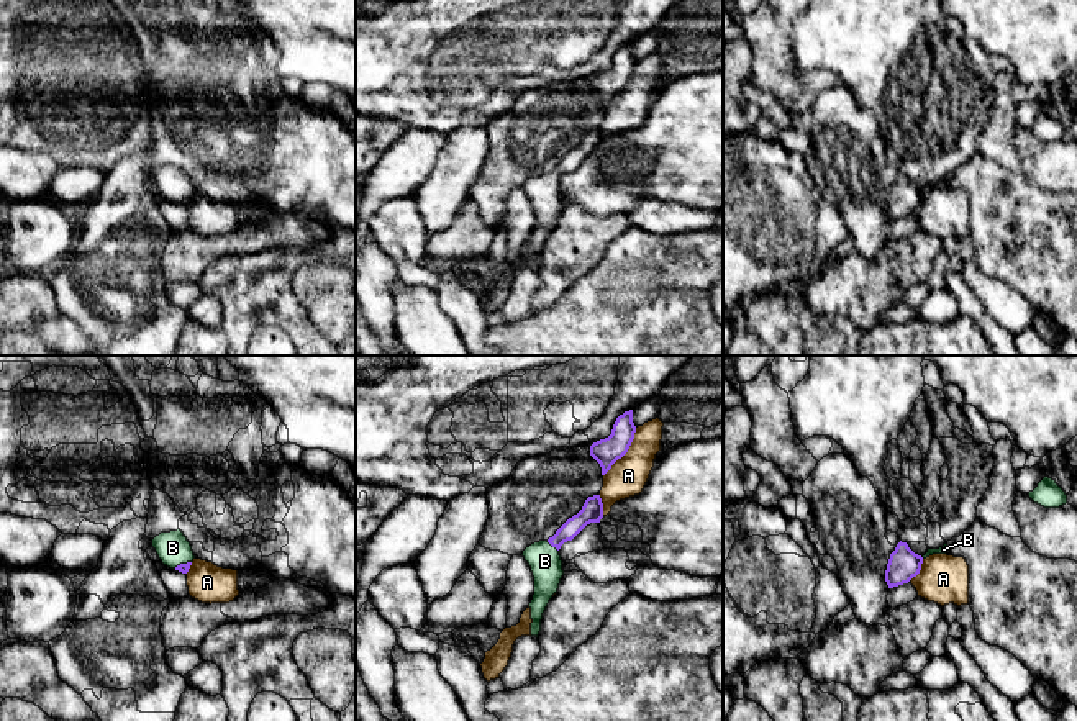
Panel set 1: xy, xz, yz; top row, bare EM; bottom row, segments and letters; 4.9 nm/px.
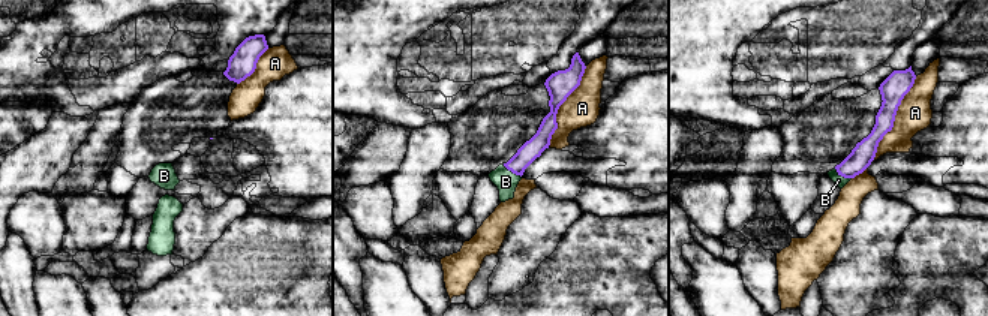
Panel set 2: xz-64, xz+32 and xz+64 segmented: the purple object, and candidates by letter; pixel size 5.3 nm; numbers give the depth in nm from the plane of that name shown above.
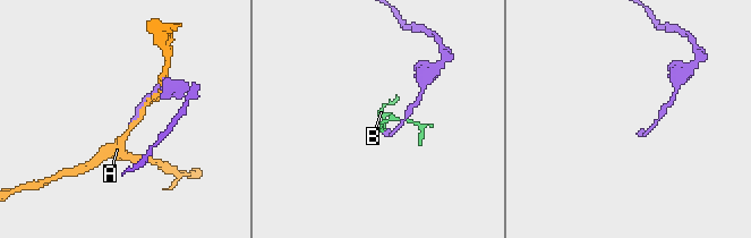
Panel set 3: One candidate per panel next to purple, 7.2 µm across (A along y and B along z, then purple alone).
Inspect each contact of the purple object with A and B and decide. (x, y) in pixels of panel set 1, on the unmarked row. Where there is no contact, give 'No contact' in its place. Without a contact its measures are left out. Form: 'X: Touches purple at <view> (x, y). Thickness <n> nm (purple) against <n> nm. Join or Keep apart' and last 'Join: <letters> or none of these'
A: Touches purple at xz (625, 86). Thickness 130 nm (purple) against 190 nm. Keep apart
B: Touches purple at xz (553, 179). Thickness 100 nm (purple) against 160 nm. Join
Join: B

